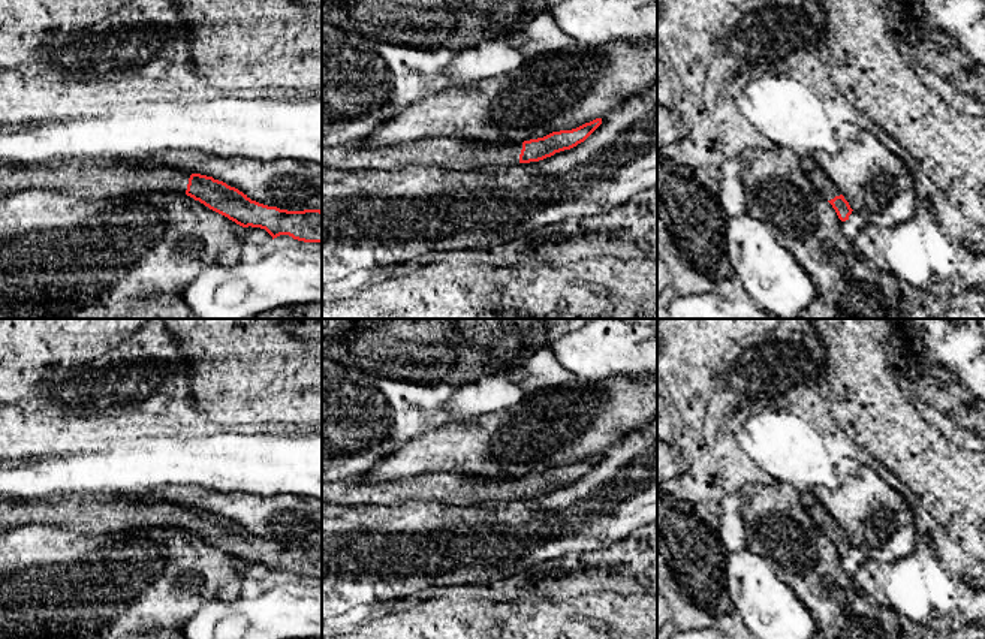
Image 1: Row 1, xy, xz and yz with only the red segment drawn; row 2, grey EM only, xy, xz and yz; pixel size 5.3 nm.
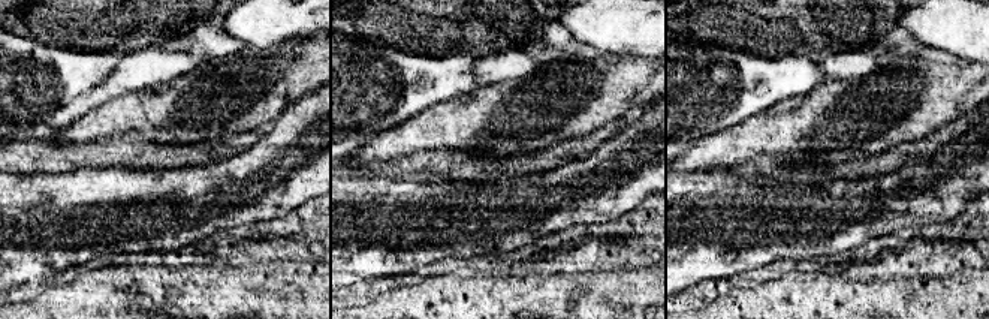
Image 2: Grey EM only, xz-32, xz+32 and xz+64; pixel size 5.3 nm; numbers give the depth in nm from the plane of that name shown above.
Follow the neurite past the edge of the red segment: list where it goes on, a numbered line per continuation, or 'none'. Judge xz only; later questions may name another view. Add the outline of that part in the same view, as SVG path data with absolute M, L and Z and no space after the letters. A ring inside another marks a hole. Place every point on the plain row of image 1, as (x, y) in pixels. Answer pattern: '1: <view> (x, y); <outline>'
1: xz (448, 487); M455 471L430 473L398 482L368 483L362 473L322 483L322 501L395 506L416 498L455 506L519 500L522 479L485 479Z

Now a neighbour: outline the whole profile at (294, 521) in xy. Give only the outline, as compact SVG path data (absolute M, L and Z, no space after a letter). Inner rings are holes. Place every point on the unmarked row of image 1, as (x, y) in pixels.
M171 485L129 494L138 501L168 501L223 516L251 536L287 546L322 546L322 500L290 494L256 495L204 486Z

